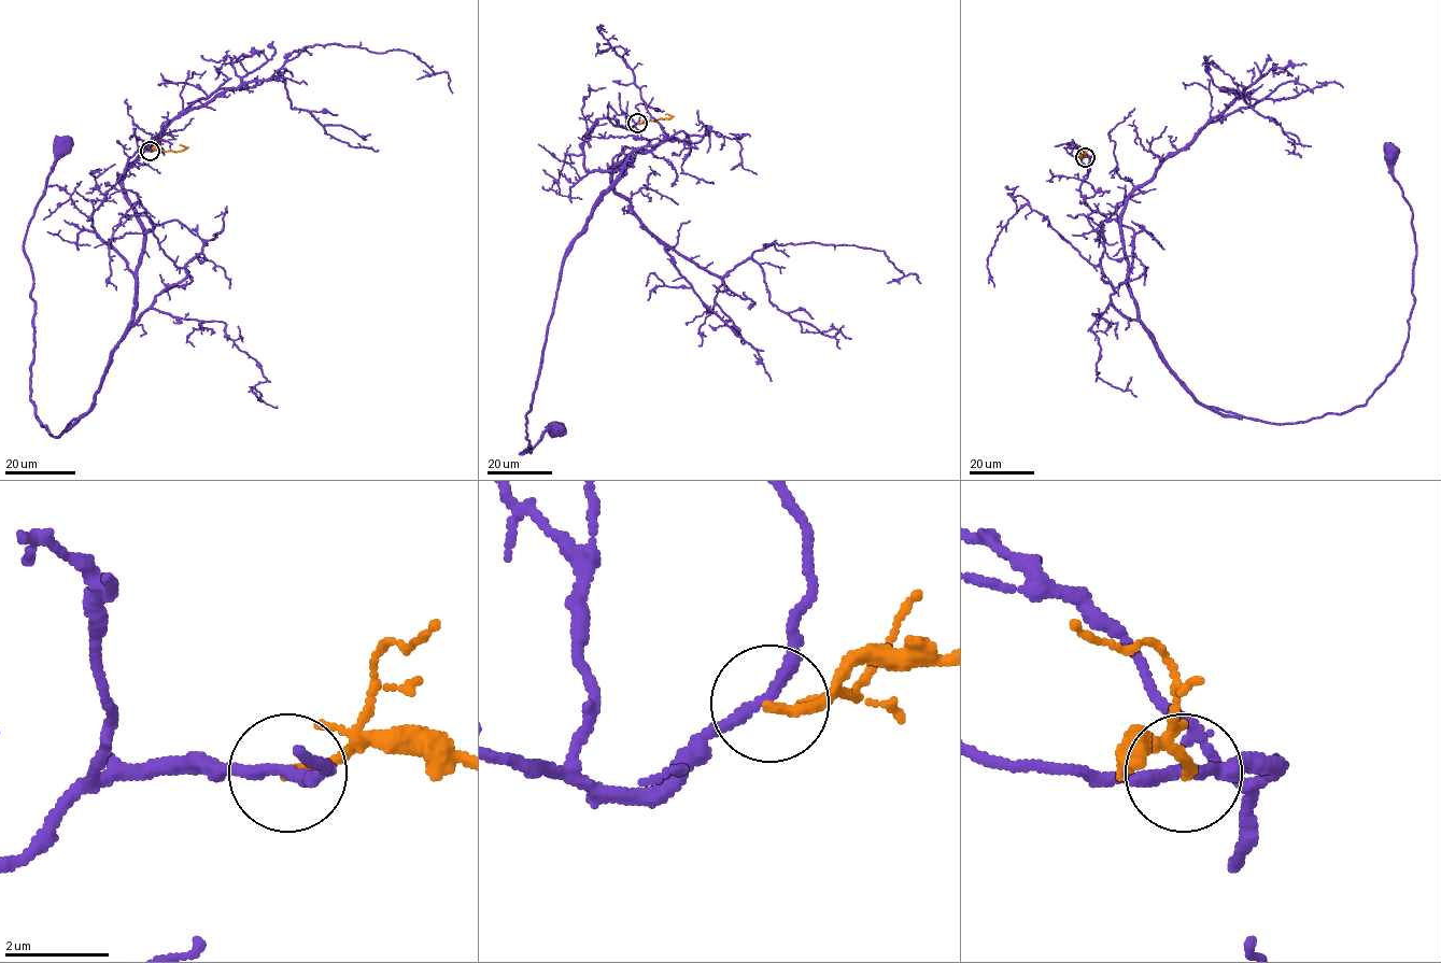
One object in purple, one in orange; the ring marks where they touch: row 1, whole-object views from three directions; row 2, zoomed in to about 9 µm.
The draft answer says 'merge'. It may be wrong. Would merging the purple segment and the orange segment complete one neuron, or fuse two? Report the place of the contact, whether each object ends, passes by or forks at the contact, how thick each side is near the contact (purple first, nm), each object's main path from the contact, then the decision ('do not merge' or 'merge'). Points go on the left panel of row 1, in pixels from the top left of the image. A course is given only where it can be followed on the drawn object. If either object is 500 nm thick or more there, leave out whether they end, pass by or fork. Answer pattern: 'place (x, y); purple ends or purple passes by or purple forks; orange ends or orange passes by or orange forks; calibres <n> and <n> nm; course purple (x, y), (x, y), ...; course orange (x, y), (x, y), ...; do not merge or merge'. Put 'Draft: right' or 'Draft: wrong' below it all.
place (150, 151); purple passes by; orange ends; calibres 220 and 180 nm; course purple (150, 151), (92, 217), (133, 274), (130, 326), (96, 404), (54, 437), (30, 399), (24, 241), (58, 145); course orange (150, 151), (174, 152), (185, 147), (180, 145); do not merge
Draft: wrong

